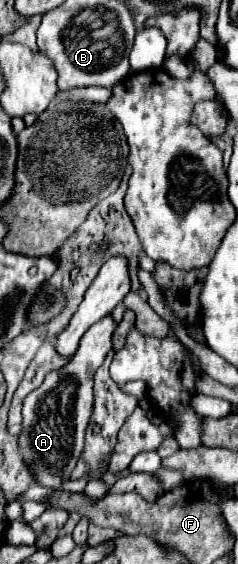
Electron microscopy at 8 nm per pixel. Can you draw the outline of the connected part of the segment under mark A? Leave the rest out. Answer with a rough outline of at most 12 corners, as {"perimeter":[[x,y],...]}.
{"perimeter":[[106,315],[74,359],[24,401],[20,449],[60,487],[84,447],[92,375],[112,349]]}

